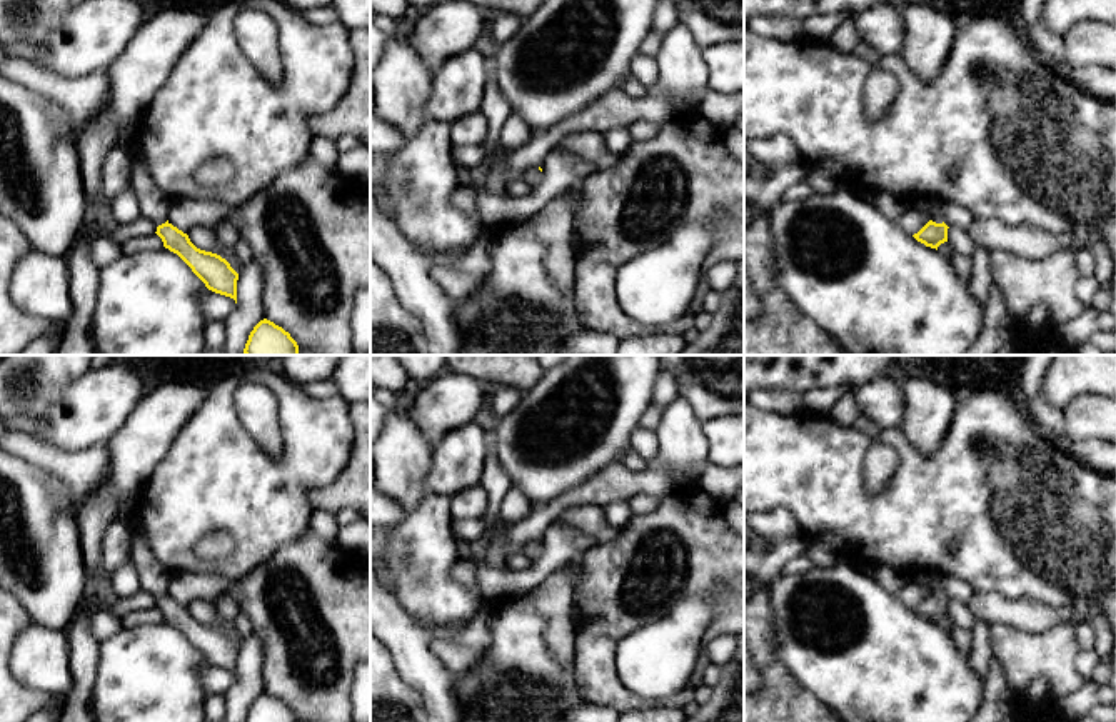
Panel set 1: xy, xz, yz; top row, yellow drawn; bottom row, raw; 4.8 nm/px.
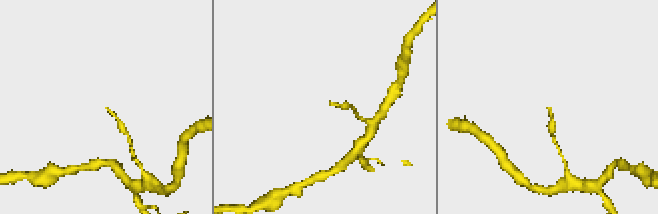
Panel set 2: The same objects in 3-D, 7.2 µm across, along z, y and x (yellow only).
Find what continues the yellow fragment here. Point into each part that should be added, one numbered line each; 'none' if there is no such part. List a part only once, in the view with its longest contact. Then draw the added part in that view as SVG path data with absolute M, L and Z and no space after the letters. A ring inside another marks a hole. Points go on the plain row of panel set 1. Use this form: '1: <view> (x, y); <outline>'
1: yz (930, 579); M938 569L921 570L914 575L914 580L921 584L929 594L936 597L943 597L941 580L948 577L944 572Z

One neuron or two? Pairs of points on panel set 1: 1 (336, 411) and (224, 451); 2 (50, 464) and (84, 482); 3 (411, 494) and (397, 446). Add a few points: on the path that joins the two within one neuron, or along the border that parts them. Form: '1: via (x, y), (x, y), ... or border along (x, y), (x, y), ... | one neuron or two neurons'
1: via (307, 439), (279, 467), (252, 467) | one neuron
2: via (59, 464), (65, 464), (75, 474) | one neuron
3: via (404, 482), (401, 457) | one neuron

